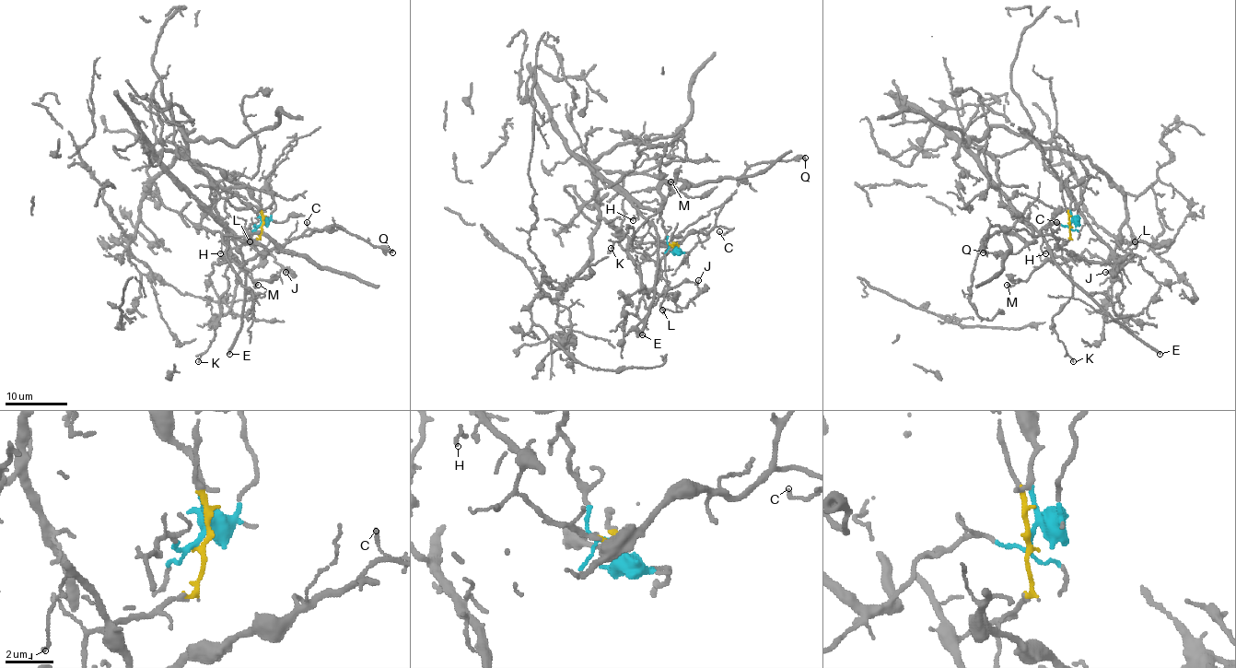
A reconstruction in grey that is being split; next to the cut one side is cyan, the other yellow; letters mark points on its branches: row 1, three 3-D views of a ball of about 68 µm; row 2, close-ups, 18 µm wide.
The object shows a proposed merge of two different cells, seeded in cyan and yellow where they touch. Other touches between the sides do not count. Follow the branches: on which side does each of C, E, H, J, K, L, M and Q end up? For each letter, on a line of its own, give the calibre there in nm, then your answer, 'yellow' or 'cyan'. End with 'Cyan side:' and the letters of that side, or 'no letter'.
C: 110 nm | cyan
E: 320 nm | yellow
H: 130 nm | yellow
J: 130 nm | cyan
K: 100 nm | yellow
L: 110 nm | cyan
M: 160 nm | cyan
Q: 400 nm | cyan
Cyan side: C, J, L, M, Q

